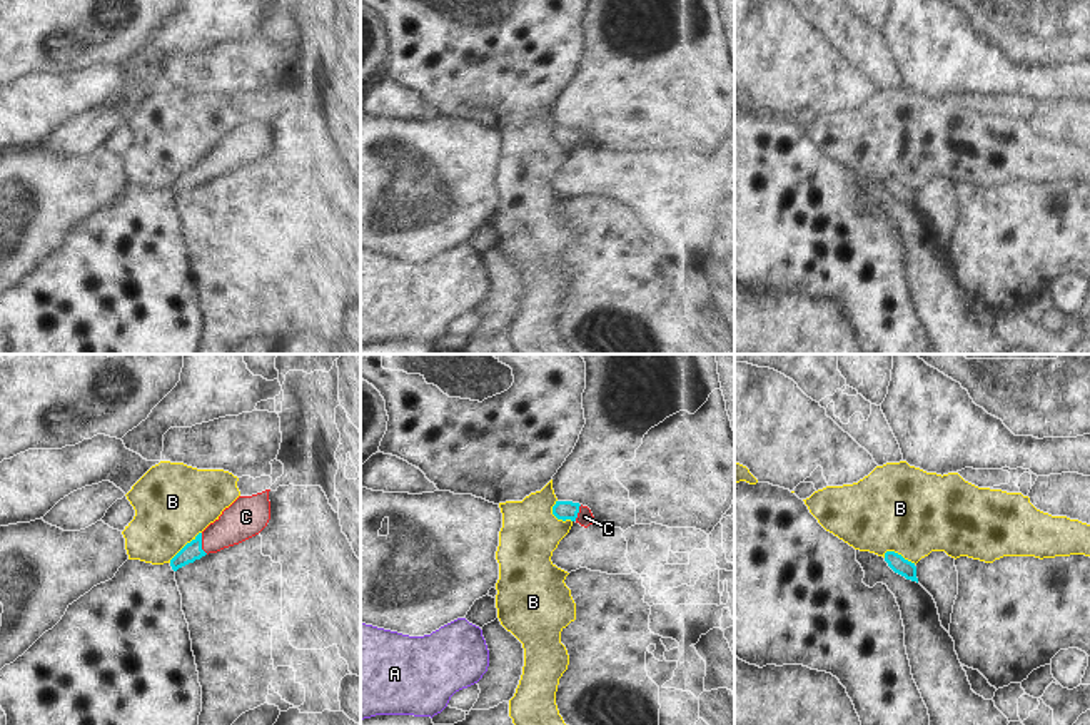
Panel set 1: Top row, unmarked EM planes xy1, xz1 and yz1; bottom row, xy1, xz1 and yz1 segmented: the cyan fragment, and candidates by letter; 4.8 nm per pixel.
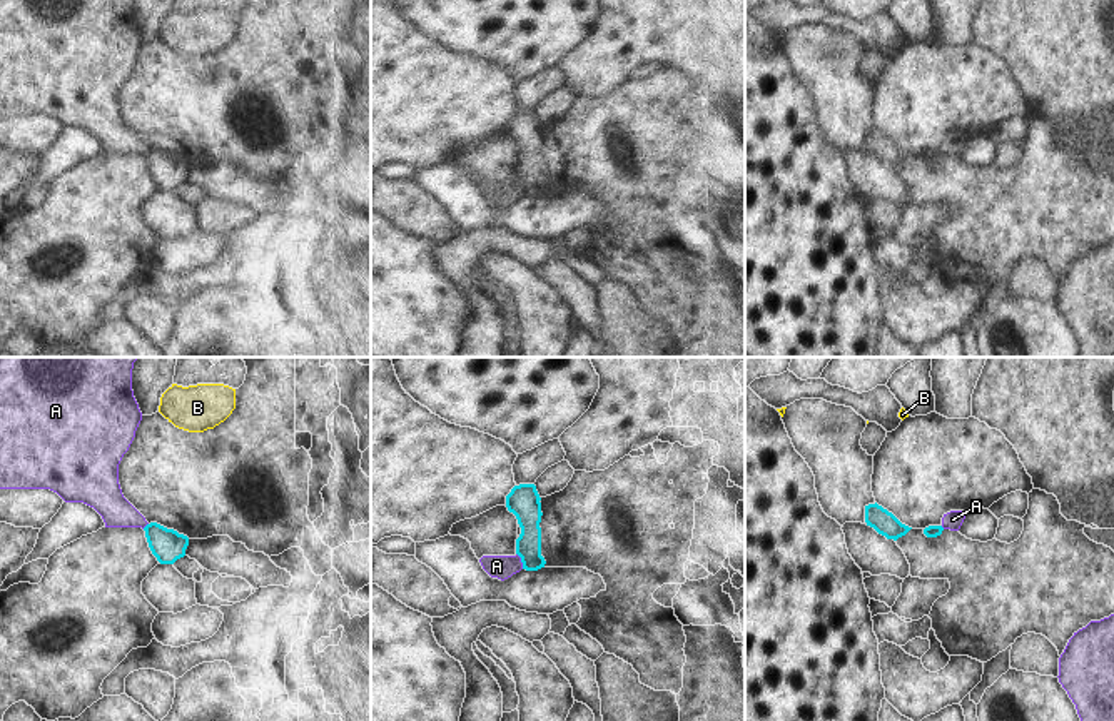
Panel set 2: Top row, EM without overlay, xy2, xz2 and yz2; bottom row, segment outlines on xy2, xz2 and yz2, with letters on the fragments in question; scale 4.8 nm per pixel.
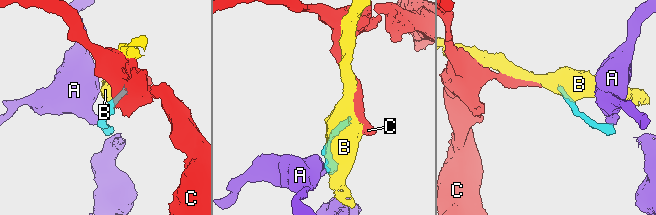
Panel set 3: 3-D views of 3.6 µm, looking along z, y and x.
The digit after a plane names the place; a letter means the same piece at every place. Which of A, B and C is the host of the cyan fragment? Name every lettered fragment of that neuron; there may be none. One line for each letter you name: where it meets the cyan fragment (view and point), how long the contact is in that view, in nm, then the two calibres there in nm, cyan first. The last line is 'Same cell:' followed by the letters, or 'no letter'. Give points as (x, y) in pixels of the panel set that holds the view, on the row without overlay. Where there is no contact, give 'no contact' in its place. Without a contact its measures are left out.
C: contact xy1 (201, 169); length 110 nm; calibres 90 and 190 nm
Same cell: C

